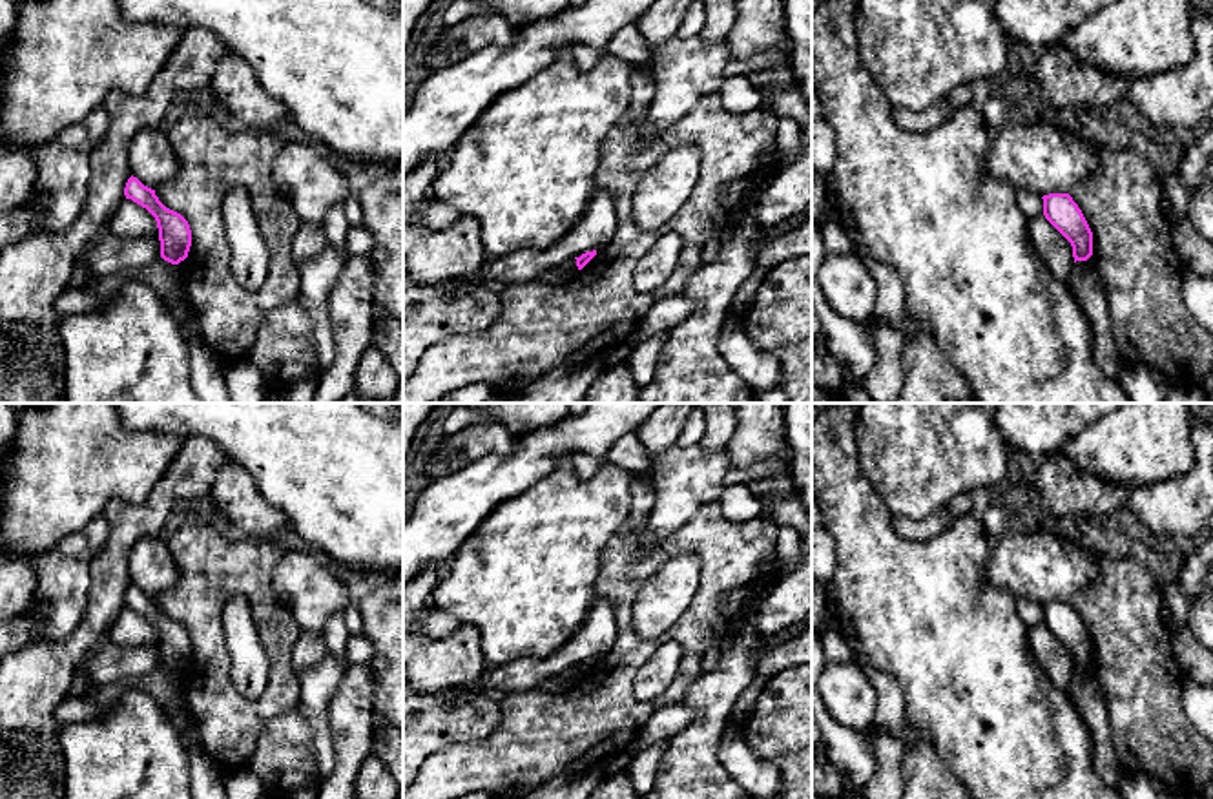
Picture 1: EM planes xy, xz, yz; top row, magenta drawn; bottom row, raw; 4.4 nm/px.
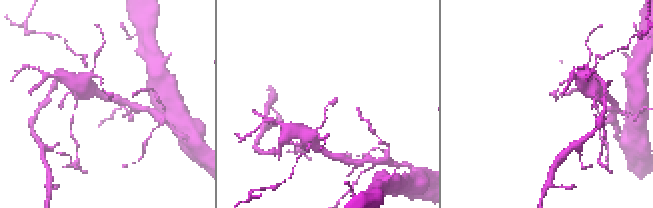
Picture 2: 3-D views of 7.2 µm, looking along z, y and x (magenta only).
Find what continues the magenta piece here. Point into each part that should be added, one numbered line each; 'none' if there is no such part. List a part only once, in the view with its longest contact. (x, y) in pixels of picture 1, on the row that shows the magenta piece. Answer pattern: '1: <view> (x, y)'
none

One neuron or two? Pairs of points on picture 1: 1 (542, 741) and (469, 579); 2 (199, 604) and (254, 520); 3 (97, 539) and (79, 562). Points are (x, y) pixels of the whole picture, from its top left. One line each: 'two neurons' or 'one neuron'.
1: two neurons
2: two neurons
3: two neurons

